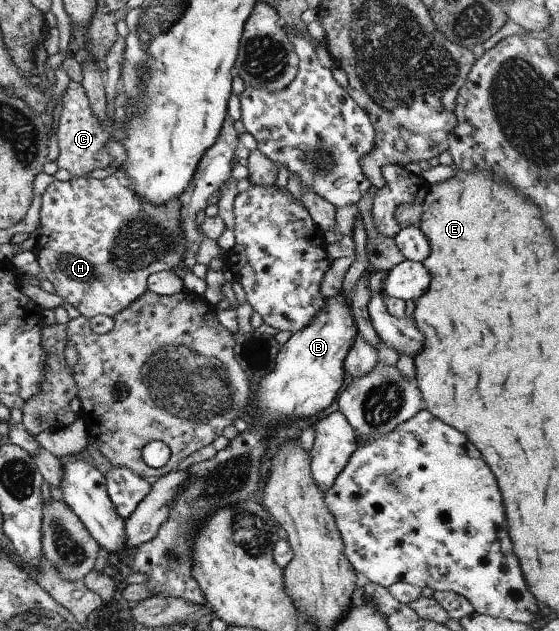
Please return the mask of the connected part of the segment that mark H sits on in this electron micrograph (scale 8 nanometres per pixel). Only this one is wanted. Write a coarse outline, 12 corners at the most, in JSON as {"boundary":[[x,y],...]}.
{"boundary":[[53,181],[33,251],[85,318],[178,271],[181,210]]}

